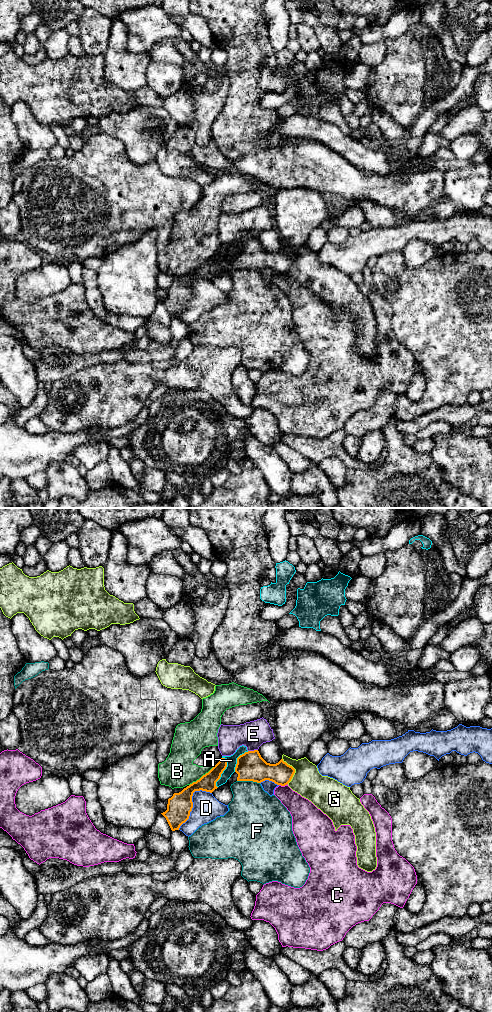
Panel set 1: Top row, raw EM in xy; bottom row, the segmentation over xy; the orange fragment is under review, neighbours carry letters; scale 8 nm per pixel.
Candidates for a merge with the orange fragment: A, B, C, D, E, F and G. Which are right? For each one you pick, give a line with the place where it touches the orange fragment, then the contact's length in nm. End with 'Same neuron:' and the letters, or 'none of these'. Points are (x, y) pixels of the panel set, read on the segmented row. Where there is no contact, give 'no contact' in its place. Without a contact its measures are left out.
Same neuron: none of these

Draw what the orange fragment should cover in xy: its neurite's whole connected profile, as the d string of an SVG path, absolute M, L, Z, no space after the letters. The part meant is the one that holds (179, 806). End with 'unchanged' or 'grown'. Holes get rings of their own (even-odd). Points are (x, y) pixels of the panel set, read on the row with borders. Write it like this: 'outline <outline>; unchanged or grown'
outline M227 759L221 760L213 768L203 775L199 780L193 782L179 793L174 793L168 799L167 810L161 813L167 820L172 831L179 830L190 816L193 808L192 796L195 791L206 791L212 793L218 787L216 782L227 767Z; unchanged

